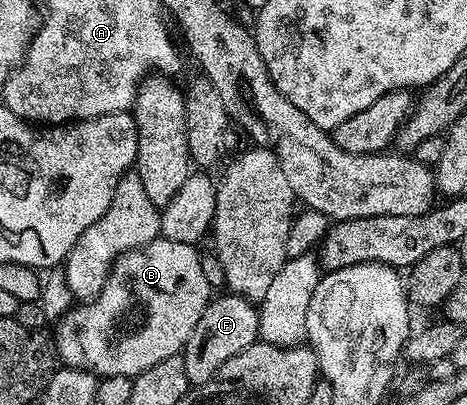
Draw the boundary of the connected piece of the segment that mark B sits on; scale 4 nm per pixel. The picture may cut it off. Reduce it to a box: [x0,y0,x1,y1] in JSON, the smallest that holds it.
[52,237,212,377]

